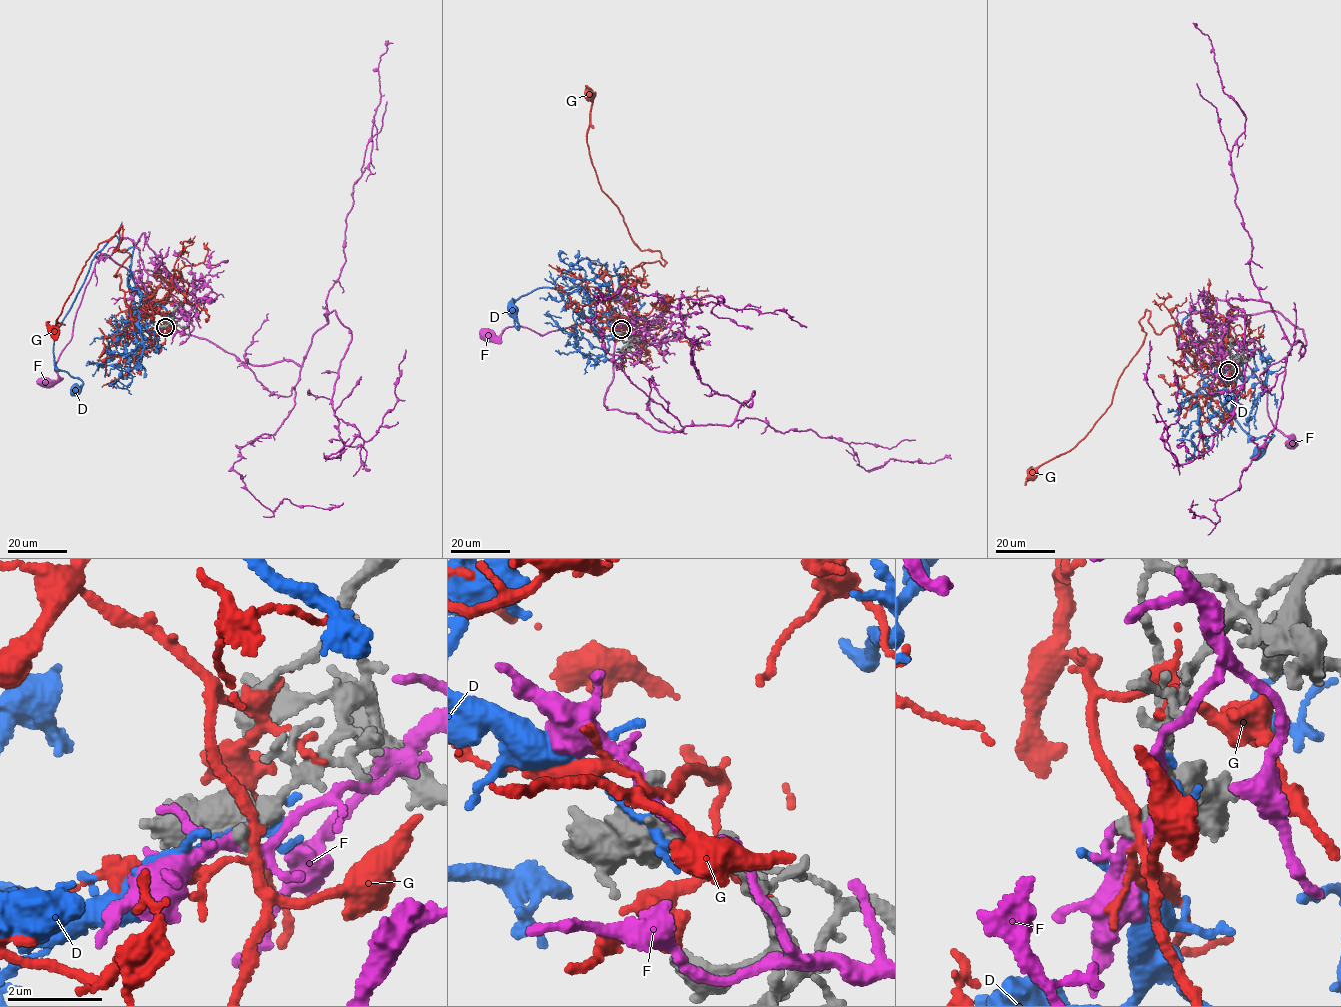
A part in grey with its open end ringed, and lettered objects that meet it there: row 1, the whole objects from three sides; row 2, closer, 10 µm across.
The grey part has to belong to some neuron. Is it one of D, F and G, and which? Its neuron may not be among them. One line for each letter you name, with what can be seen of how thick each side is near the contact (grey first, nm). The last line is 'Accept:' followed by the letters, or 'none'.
Accept: none

